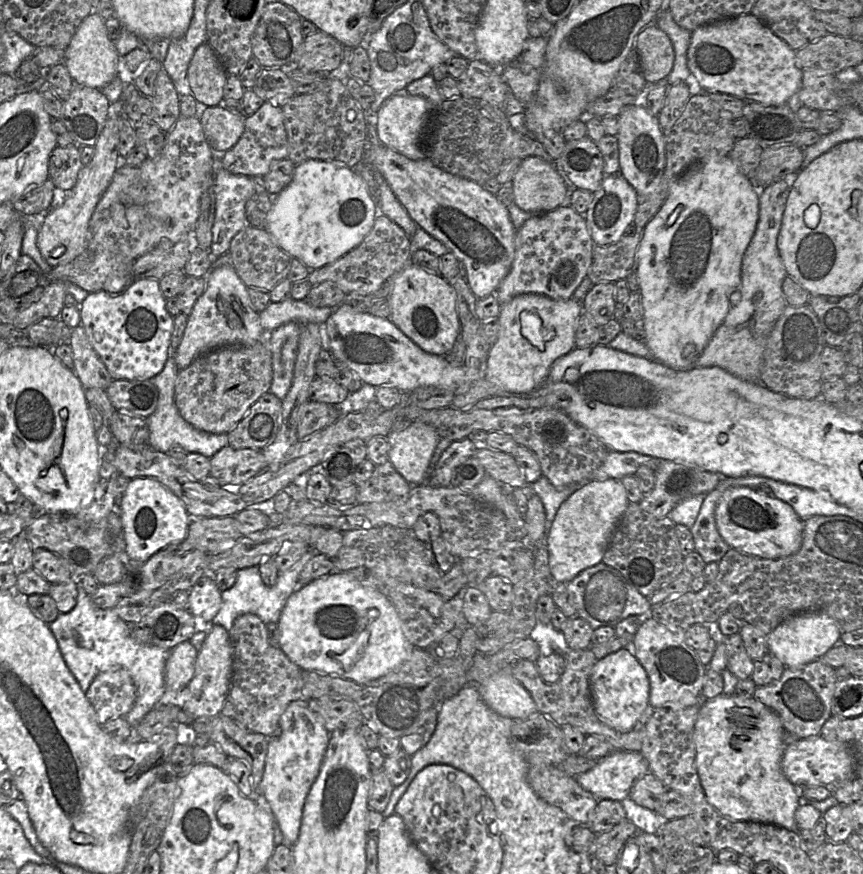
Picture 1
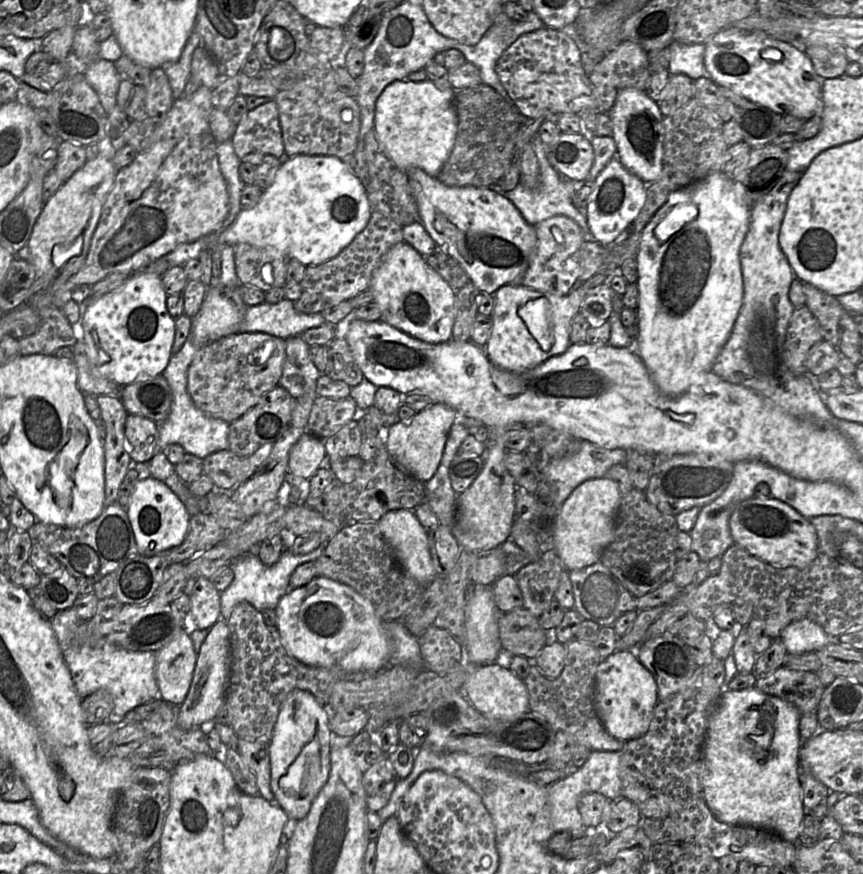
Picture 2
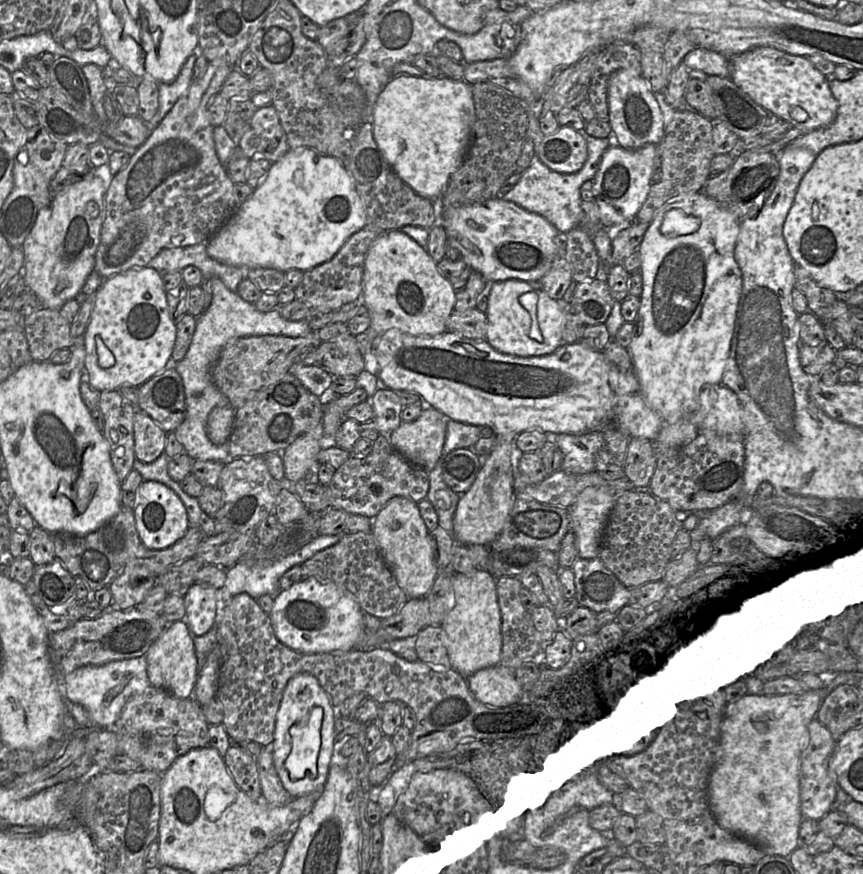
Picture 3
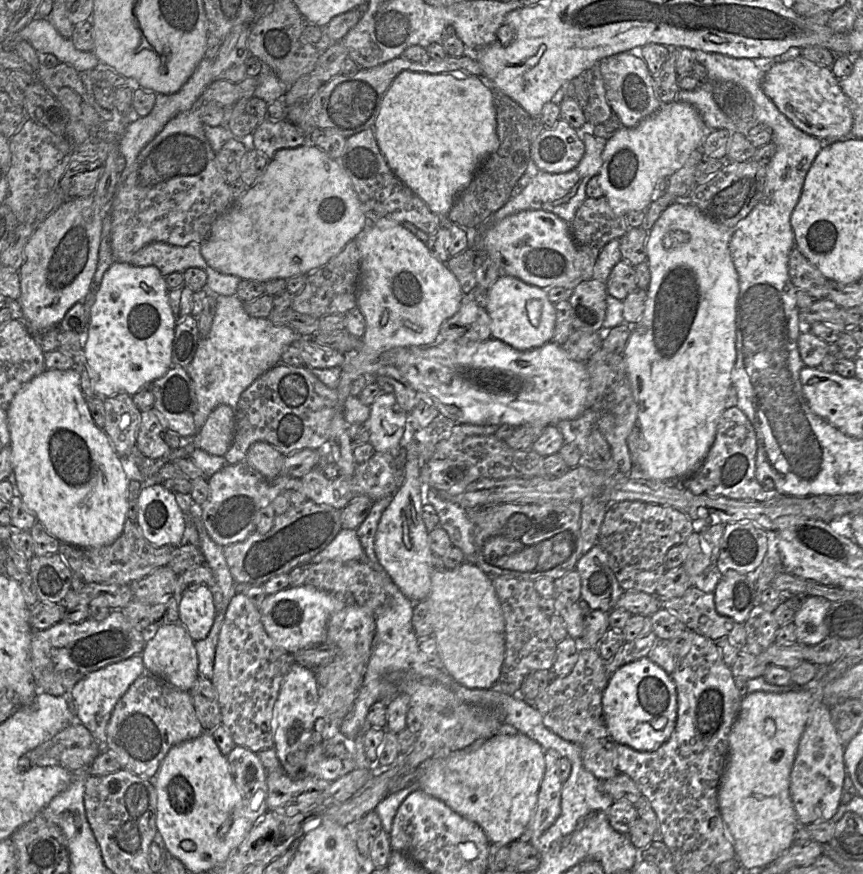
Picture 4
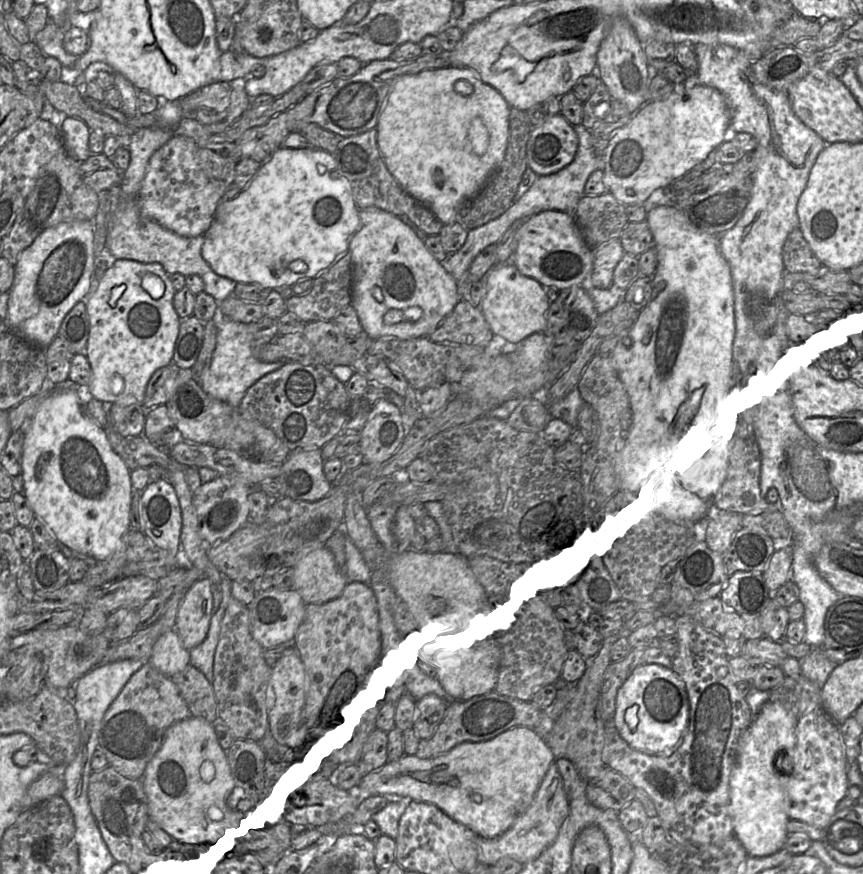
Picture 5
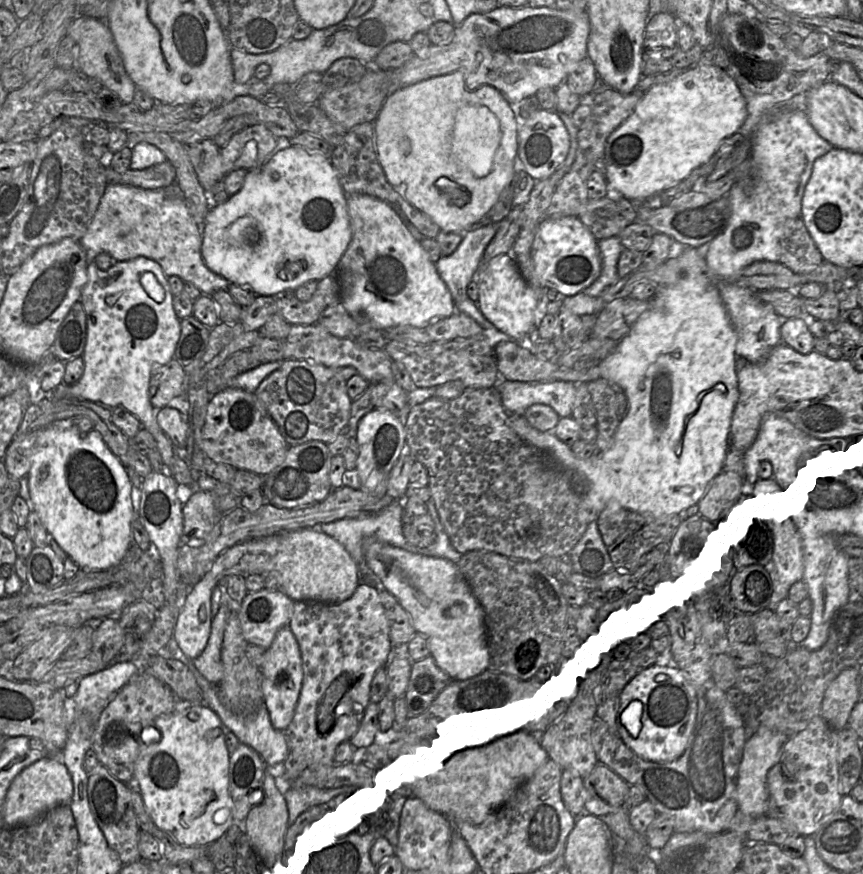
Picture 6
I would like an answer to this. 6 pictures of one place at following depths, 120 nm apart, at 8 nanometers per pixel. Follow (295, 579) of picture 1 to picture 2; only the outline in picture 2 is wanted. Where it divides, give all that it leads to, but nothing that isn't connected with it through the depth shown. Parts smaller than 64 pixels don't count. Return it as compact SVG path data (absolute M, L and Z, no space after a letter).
M321 543L315 550L304 555L297 555L289 550L284 550L278 561L272 566L264 565L259 556L253 553L246 553L238 557L231 564L231 569L234 573L232 583L220 593L220 619L227 621L233 608L242 601L250 603L260 612L266 609L275 609L281 597L290 590L289 579L293 571L304 563L315 562L326 549L327 543Z

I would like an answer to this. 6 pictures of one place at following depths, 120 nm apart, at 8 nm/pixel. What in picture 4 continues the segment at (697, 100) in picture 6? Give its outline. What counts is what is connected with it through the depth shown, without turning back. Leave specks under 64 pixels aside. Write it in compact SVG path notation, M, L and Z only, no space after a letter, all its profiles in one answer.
M672 101L662 104L651 116L633 128L621 127L606 142L602 158L603 164L598 174L603 196L616 213L646 211L652 200L652 193L657 182L679 170L693 150L701 148L708 132L700 114L689 103Z

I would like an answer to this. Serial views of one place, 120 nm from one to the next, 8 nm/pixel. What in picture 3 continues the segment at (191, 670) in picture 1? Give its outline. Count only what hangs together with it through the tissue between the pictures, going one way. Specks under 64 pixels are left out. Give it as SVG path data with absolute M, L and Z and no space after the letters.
M183 621L170 623L145 654L148 679L154 687L165 690L177 698L191 698L198 676L198 661L194 643Z

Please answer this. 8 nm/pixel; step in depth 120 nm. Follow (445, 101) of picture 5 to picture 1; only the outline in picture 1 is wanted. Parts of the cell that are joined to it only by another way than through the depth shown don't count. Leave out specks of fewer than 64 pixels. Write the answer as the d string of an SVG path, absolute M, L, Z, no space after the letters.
M406 91L393 94L377 112L376 130L380 142L412 160L426 157L421 142L434 109L422 96L409 95Z

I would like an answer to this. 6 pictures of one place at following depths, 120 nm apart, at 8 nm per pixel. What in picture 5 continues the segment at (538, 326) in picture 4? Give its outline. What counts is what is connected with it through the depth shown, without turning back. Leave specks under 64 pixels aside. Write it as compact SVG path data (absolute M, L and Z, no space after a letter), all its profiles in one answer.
M510 262L496 264L481 281L484 282L484 297L479 307L494 335L519 343L533 333L544 332L550 301L538 281L521 274Z

